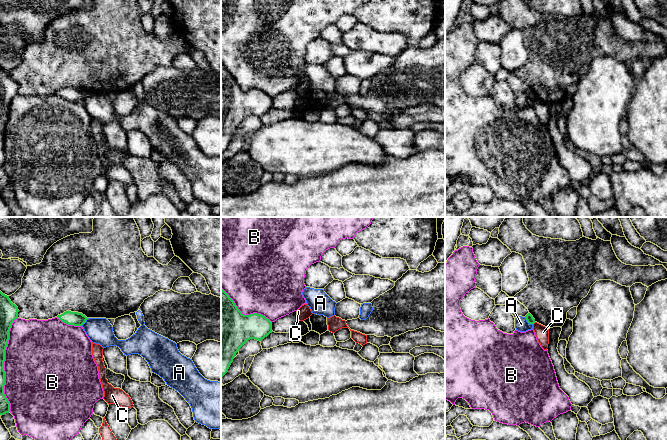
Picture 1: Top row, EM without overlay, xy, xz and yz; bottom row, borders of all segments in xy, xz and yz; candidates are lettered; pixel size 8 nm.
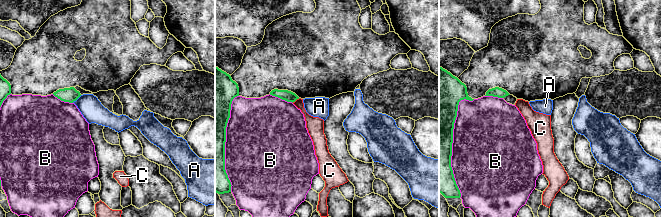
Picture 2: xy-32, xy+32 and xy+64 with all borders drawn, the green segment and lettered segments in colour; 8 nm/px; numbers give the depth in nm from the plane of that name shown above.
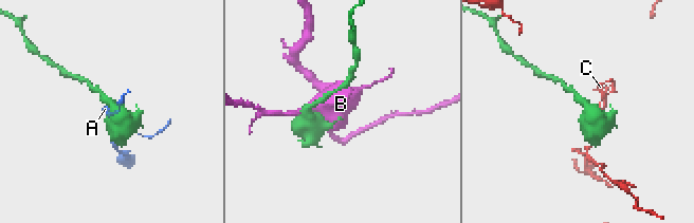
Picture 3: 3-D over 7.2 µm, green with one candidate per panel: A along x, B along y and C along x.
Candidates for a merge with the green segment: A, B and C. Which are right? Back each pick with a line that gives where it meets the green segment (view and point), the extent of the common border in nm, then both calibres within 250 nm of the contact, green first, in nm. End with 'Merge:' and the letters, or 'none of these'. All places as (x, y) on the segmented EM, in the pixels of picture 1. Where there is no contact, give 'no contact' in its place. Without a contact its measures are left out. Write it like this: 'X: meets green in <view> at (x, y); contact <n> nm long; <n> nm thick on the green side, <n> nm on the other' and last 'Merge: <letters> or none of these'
Merge: none of these

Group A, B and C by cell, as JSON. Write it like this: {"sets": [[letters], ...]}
{"sets": [["A"], ["B"], ["C"]]}

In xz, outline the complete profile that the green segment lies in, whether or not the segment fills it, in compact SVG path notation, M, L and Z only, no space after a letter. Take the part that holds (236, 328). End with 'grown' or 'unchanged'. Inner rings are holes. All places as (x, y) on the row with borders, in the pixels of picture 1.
M221 288L221 378L248 340L261 341L272 332L268 318L257 313L244 315Z; unchanged

